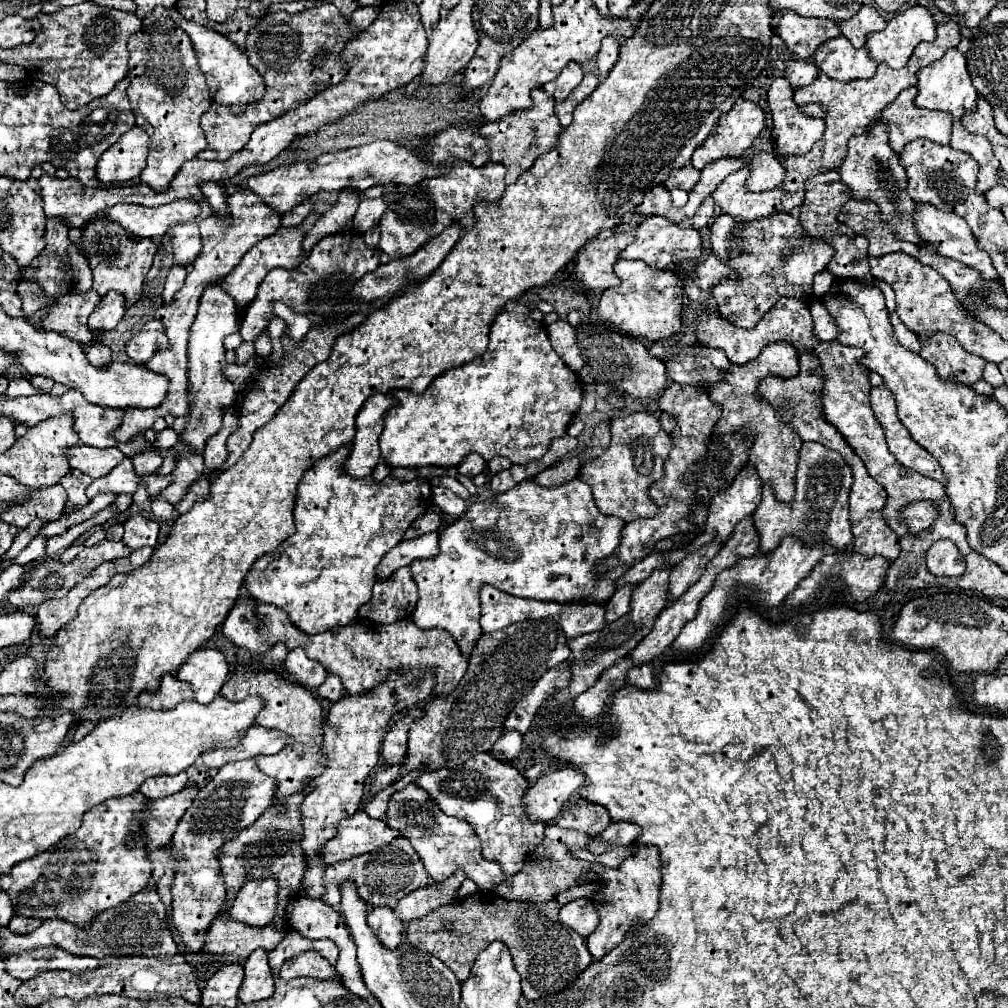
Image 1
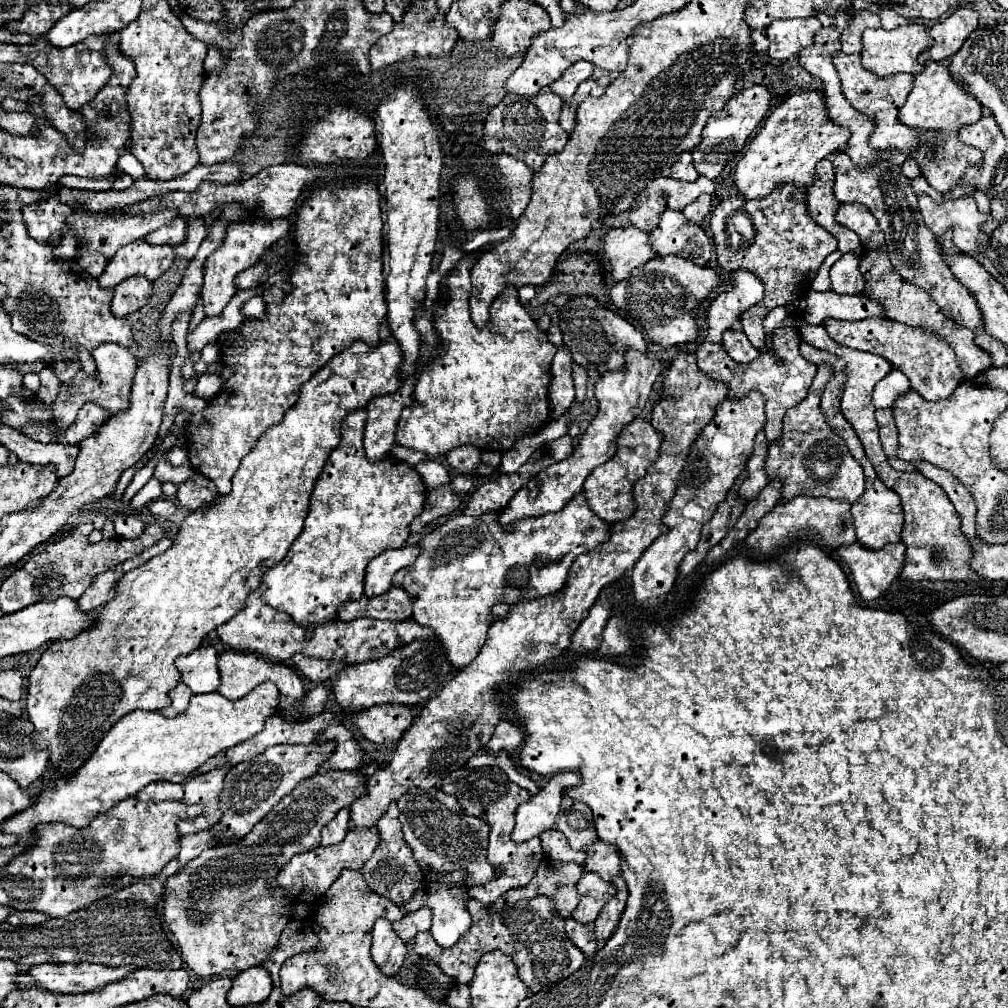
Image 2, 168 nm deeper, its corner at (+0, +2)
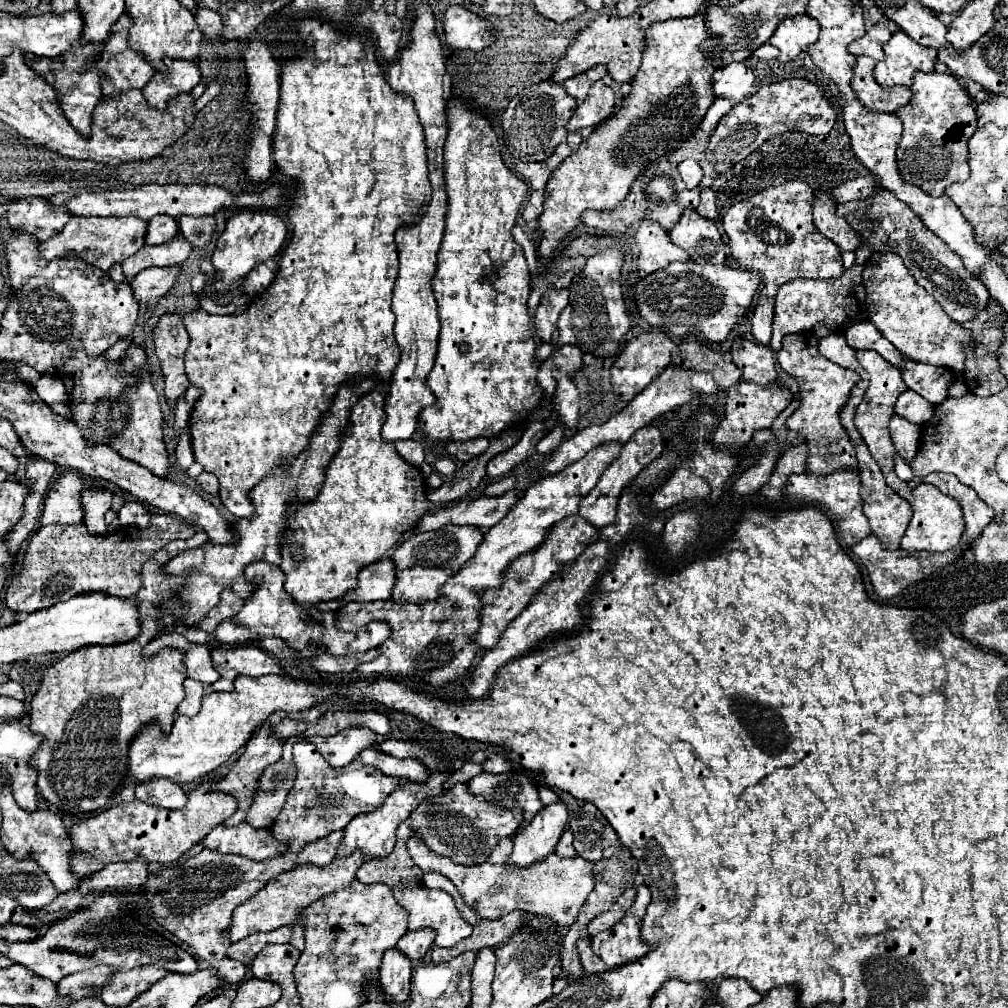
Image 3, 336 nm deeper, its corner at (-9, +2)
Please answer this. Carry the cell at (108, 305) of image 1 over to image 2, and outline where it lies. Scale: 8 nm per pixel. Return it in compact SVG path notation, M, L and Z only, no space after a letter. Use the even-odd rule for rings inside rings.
M131 276L115 286L115 296L111 302L111 310L115 316L129 316L143 308L149 302L153 282L143 276Z

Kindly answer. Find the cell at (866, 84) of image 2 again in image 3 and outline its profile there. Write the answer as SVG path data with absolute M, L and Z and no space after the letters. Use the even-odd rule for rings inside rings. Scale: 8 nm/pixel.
M858 56L856 64L852 66L852 90L856 98L864 104L870 112L896 112L898 108L906 106L912 98L912 90L908 86L892 86L884 88L874 80L874 66L876 60L868 56Z

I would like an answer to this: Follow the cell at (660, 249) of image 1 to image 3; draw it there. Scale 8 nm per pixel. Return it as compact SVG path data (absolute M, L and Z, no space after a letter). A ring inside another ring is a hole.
M684 210L678 224L668 232L670 240L690 254L692 262L722 264L726 258L726 242L716 224L696 210Z

